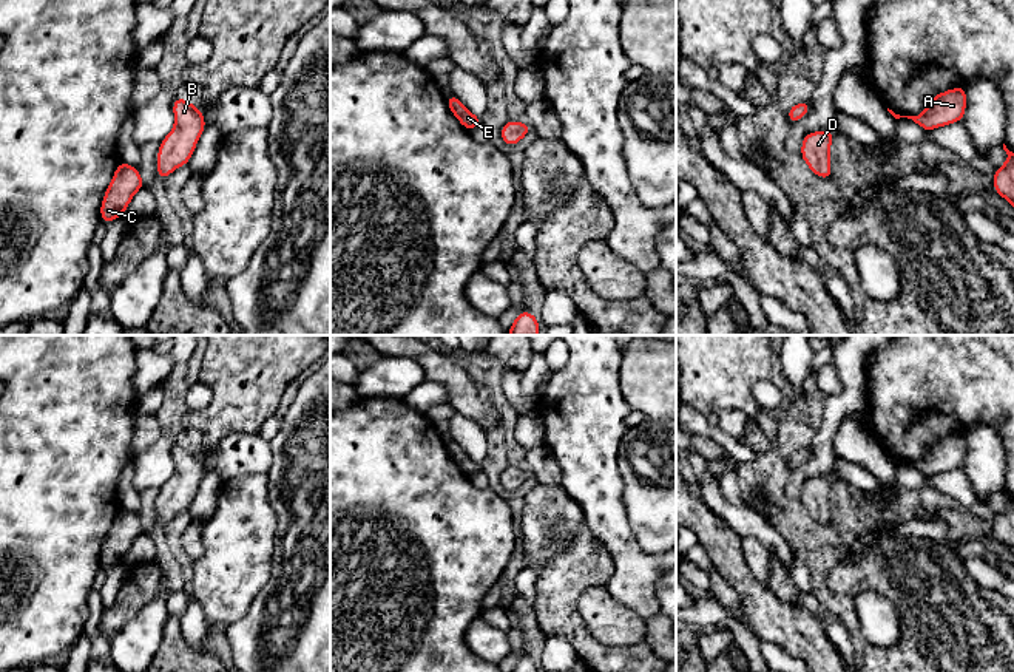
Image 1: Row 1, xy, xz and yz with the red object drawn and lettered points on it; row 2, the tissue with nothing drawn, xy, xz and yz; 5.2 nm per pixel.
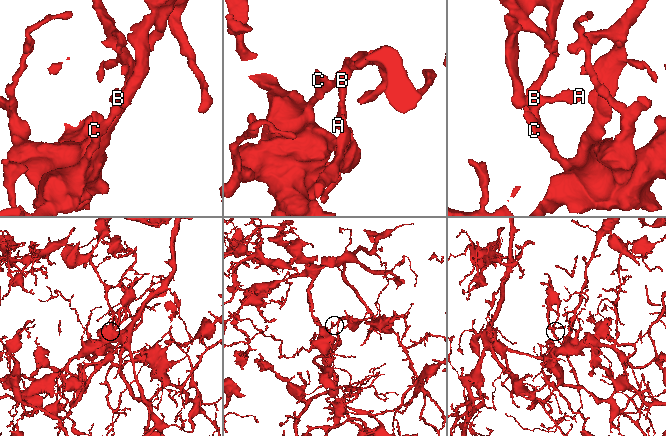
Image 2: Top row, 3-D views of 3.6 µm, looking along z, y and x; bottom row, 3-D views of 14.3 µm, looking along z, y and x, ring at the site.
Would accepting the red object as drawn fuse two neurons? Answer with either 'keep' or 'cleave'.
keep

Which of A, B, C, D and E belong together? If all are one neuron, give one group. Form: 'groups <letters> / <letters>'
groups A B C D E

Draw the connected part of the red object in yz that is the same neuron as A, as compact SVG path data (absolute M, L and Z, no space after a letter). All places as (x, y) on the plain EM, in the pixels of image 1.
M957 433L940 440L935 440L926 454L917 462L900 462L892 456L887 457L895 463L908 463L918 470L926 479L946 473L954 468L962 468L966 457L966 434Z

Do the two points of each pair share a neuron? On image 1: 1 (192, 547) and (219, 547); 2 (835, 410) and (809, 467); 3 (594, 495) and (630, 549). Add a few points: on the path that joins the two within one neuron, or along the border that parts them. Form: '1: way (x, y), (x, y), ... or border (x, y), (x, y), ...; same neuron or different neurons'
1: border (202, 524), (202, 553), (195, 560); different neurons
2: way (831, 424), (824, 433), (821, 453); same neuron
3: way (604, 509), (616, 535); same neuron

